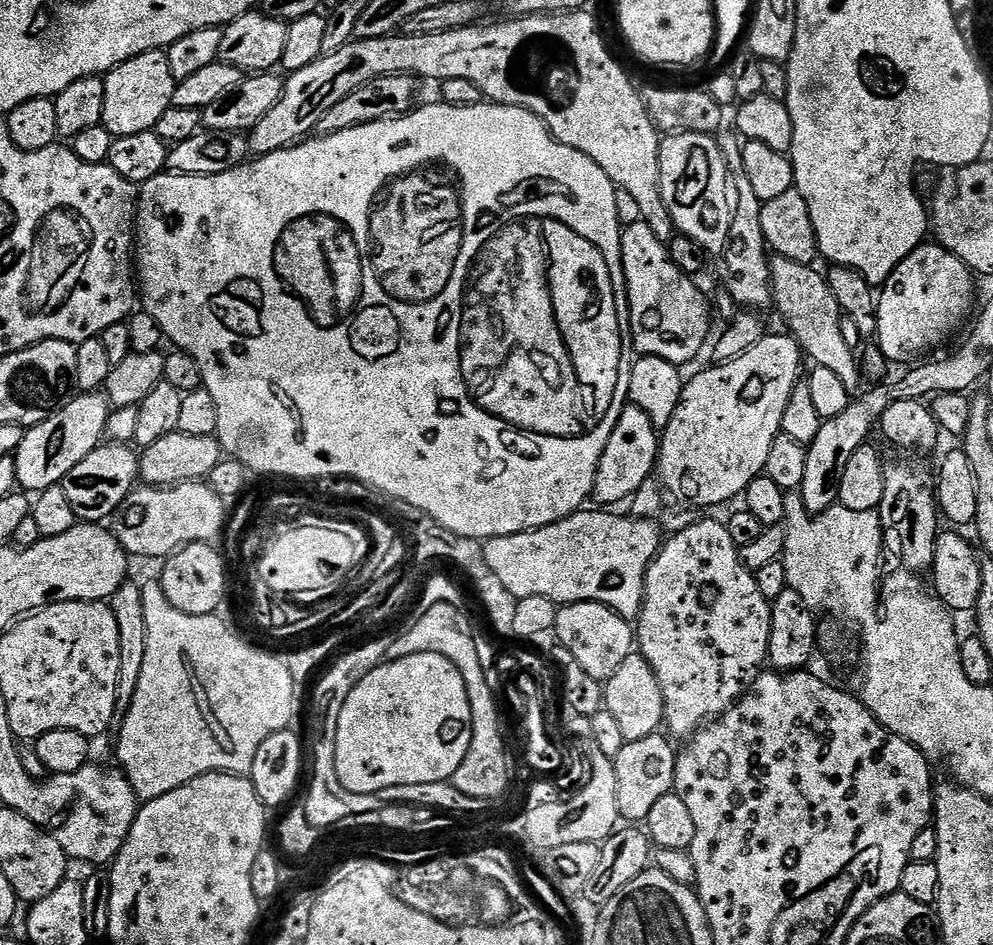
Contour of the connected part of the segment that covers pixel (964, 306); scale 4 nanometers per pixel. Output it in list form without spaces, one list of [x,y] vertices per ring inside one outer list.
[[[925,242],[919,244],[903,262],[890,274],[890,278],[878,292],[876,306],[877,332],[875,343],[893,365],[920,362],[935,348],[940,348],[960,327],[964,319],[972,312],[972,303],[976,300],[976,284],[972,269],[958,259],[953,252],[946,250],[941,244]]]

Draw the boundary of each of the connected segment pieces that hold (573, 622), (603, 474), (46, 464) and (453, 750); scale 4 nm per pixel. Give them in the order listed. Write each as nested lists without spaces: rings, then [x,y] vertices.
[[[584,600],[580,604],[566,604],[560,608],[556,619],[554,636],[557,636],[559,647],[570,650],[578,661],[578,666],[590,674],[590,678],[608,681],[634,652],[634,628],[629,621],[624,620],[614,610],[601,604]]]
[[[630,402],[625,404],[614,430],[610,434],[610,442],[606,442],[606,450],[598,462],[598,474],[594,478],[592,496],[600,506],[616,506],[631,501],[635,492],[651,477],[658,468],[660,455],[660,436],[654,422],[643,410],[638,410]]]
[[[100,392],[76,394],[60,405],[50,418],[27,429],[14,457],[16,482],[25,493],[39,494],[50,486],[63,484],[66,474],[99,448],[105,439],[106,418],[110,411],[108,397]]]
[[[410,654],[406,658],[383,662],[354,686],[338,717],[335,751],[338,782],[359,796],[375,796],[396,786],[451,781],[458,766],[462,766],[462,758],[466,758],[466,750],[470,750],[472,716],[474,709],[470,706],[466,682],[454,662],[442,658],[442,654]]]

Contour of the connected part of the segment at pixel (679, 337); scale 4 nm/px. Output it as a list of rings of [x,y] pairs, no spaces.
[[[642,222],[627,225],[620,233],[624,284],[628,288],[628,313],[632,319],[632,347],[640,356],[666,358],[685,366],[709,343],[712,312],[697,281],[670,258],[668,245]]]

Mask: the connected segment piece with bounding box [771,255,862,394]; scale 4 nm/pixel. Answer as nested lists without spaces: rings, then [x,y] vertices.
[[[773,255],[772,261],[772,303],[775,311],[780,311],[780,316],[784,319],[787,331],[800,344],[800,351],[805,357],[808,356],[813,361],[813,365],[830,370],[840,381],[846,385],[846,390],[850,394],[861,391],[862,373],[860,371],[860,360],[858,359],[857,349],[845,343],[842,335],[842,311],[837,298],[828,285],[828,277],[823,271],[819,272],[819,267],[802,262],[790,262],[790,258],[782,258]]]

